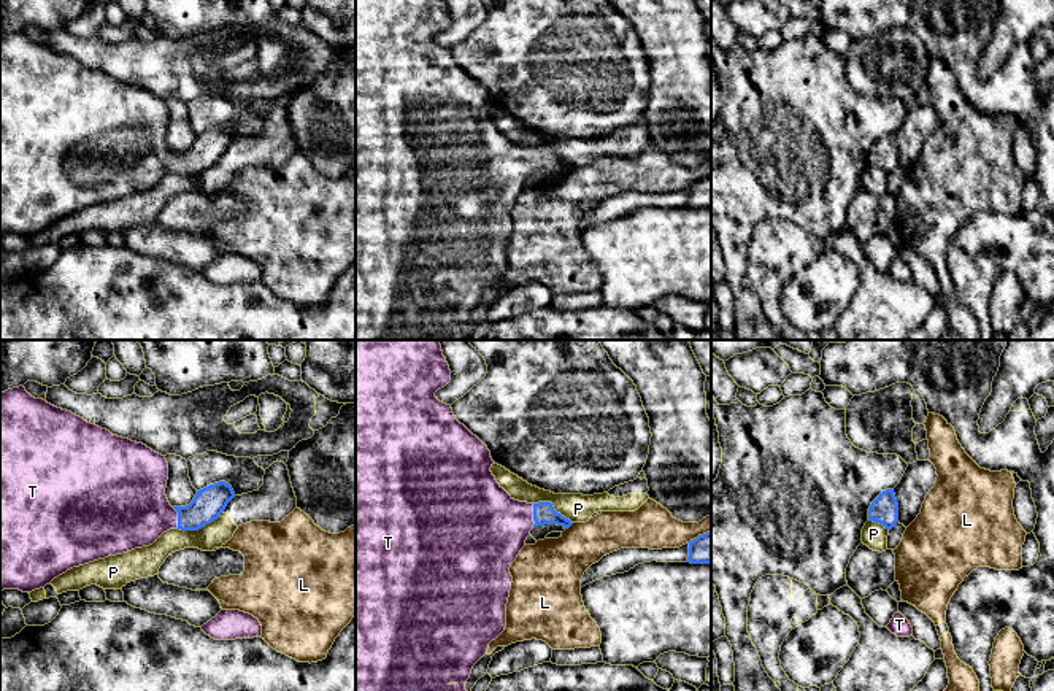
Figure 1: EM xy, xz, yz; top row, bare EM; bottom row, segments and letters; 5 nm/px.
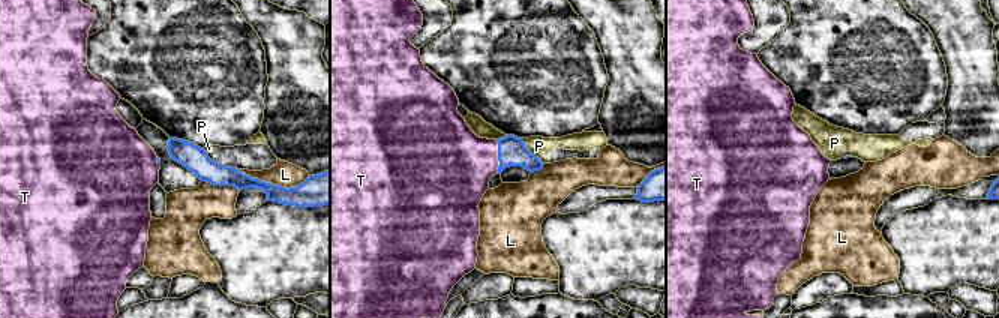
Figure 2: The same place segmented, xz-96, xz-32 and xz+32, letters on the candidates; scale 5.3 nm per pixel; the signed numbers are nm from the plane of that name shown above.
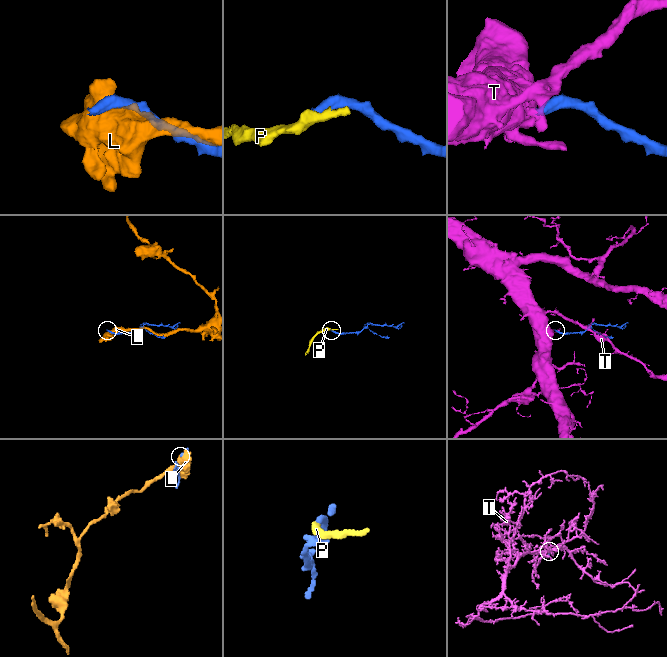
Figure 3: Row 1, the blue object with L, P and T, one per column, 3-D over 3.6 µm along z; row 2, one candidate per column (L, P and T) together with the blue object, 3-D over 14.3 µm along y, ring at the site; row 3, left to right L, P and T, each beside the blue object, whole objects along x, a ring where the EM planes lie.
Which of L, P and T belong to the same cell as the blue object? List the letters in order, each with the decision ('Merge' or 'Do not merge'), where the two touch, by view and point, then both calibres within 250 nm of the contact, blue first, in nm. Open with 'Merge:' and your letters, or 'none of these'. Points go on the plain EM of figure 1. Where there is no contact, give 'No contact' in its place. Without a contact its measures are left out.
Merge: T
L: Do not merge. Touches blue at xz (569, 170). Thickness 110 nm (blue) against 320 nm
P: Do not merge. Touches blue at xy (200, 172). Thickness 160 nm (blue) against 130 nm
T: Merge. Touches blue at xz (534, 159). Thickness 110 nm (blue) against 400 nm

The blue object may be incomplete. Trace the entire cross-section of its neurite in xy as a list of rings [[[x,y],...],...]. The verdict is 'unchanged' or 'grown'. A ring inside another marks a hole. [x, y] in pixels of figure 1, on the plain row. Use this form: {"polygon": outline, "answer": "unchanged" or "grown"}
{"polygon": [[[24,30],[8,33],[0,38],[0,235],[19,234],[32,237],[44,232],[54,222],[73,211],[79,211],[108,200],[122,199],[135,192],[152,189],[170,173],[198,175],[213,167],[235,141],[232,130],[225,125],[210,129],[197,135],[194,145],[186,151],[171,151],[167,140],[168,106],[165,100],[152,95],[143,87],[113,79],[110,75],[84,65],[71,56],[57,52],[43,43],[32,41]]], "answer": "grown"}

